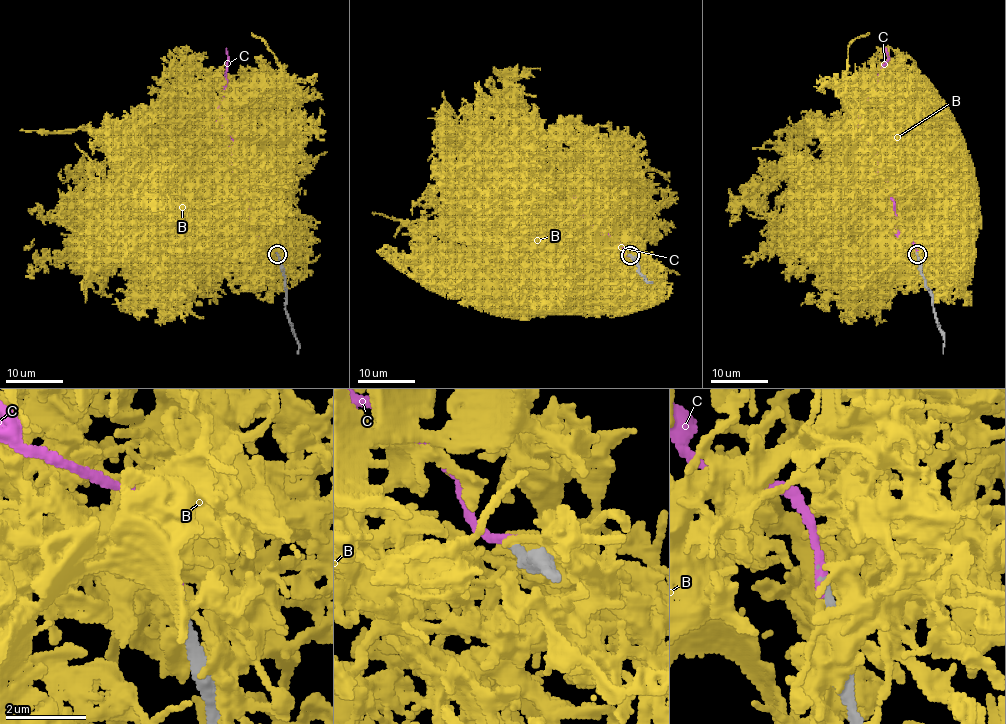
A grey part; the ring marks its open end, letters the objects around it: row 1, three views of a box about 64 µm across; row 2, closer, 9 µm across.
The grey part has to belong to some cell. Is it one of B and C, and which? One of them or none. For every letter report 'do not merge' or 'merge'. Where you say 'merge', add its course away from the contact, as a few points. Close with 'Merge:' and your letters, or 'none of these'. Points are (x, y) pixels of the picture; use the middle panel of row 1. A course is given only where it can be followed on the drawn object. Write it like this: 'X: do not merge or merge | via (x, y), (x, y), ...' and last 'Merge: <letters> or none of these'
B: do not merge
C: do not merge
Merge: none of these

